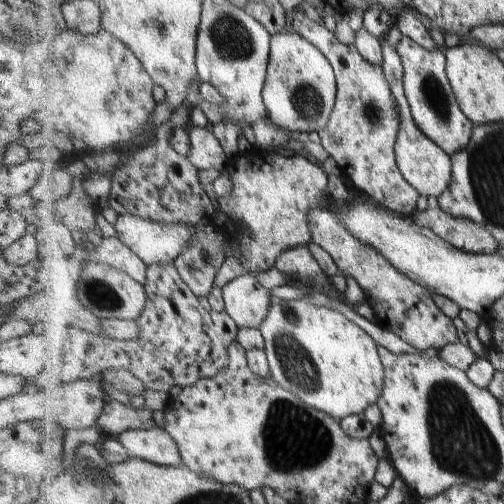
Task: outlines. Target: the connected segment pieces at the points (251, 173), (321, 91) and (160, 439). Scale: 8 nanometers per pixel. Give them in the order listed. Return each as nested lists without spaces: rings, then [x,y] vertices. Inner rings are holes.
[[[246,149],[237,158],[236,168],[231,168],[229,172],[231,172],[229,180],[233,182],[235,189],[229,196],[218,198],[219,209],[236,223],[241,222],[243,226],[241,226],[241,231],[237,233],[237,243],[230,244],[237,250],[237,254],[227,255],[219,274],[217,274],[216,286],[221,289],[238,276],[256,275],[258,272],[270,270],[276,266],[279,256],[283,252],[311,243],[314,238],[311,236],[309,228],[309,212],[313,208],[327,208],[328,202],[331,200],[327,191],[327,186],[329,186],[327,174],[321,170],[319,163],[299,154],[290,155],[290,153],[283,151],[259,152]]]
[[[281,32],[272,36],[271,56],[263,98],[269,118],[275,126],[291,134],[321,132],[335,110],[338,81],[333,66],[319,48],[297,32]]]
[[[164,427],[125,431],[121,442],[137,458],[166,467],[184,464],[179,445]]]

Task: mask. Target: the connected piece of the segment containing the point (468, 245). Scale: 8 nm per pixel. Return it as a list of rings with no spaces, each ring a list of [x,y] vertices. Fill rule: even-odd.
[[[439,206],[415,211],[413,219],[467,254],[493,254],[501,249],[497,238],[485,226],[469,218],[455,218]]]

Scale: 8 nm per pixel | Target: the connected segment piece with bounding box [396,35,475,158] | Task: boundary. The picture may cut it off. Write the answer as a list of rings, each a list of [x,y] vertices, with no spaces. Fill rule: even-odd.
[[[402,35],[396,46],[404,66],[404,89],[409,99],[415,122],[423,134],[427,134],[439,148],[443,148],[451,158],[467,148],[475,130],[472,121],[455,96],[454,88],[446,73],[445,51],[443,48],[427,50],[409,36]]]

